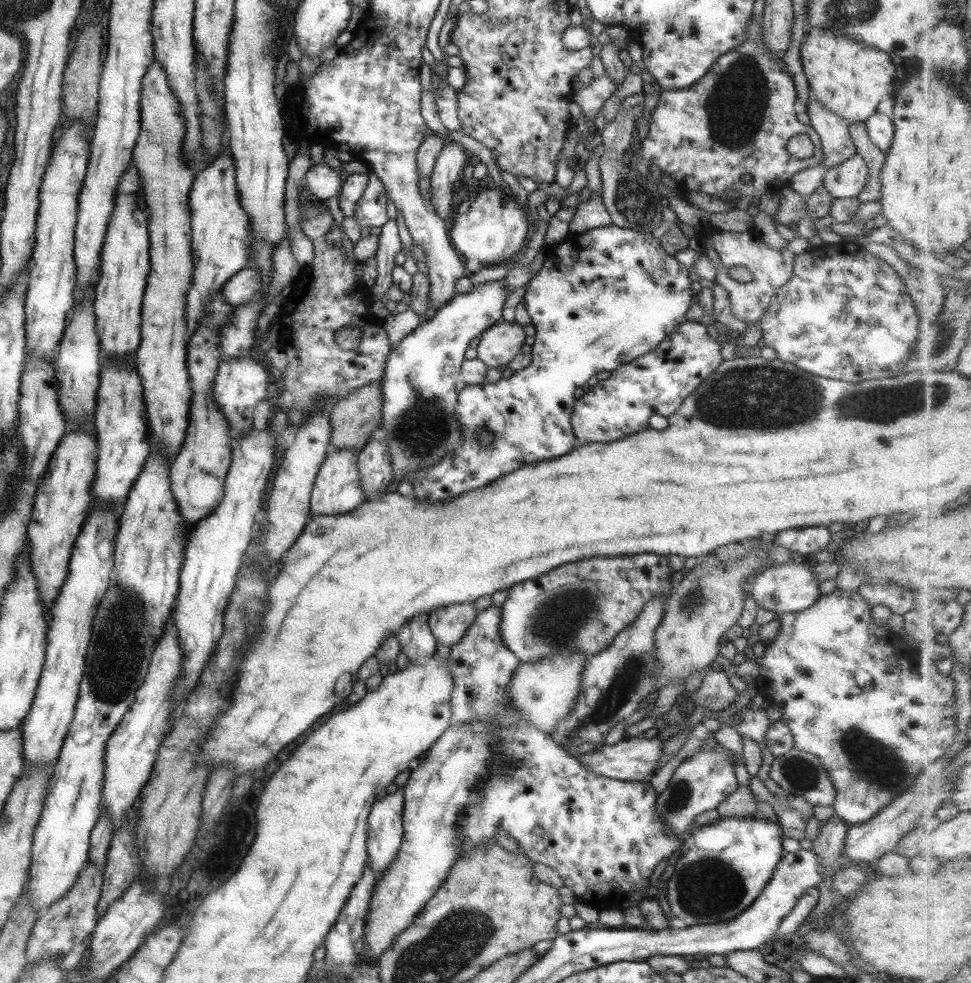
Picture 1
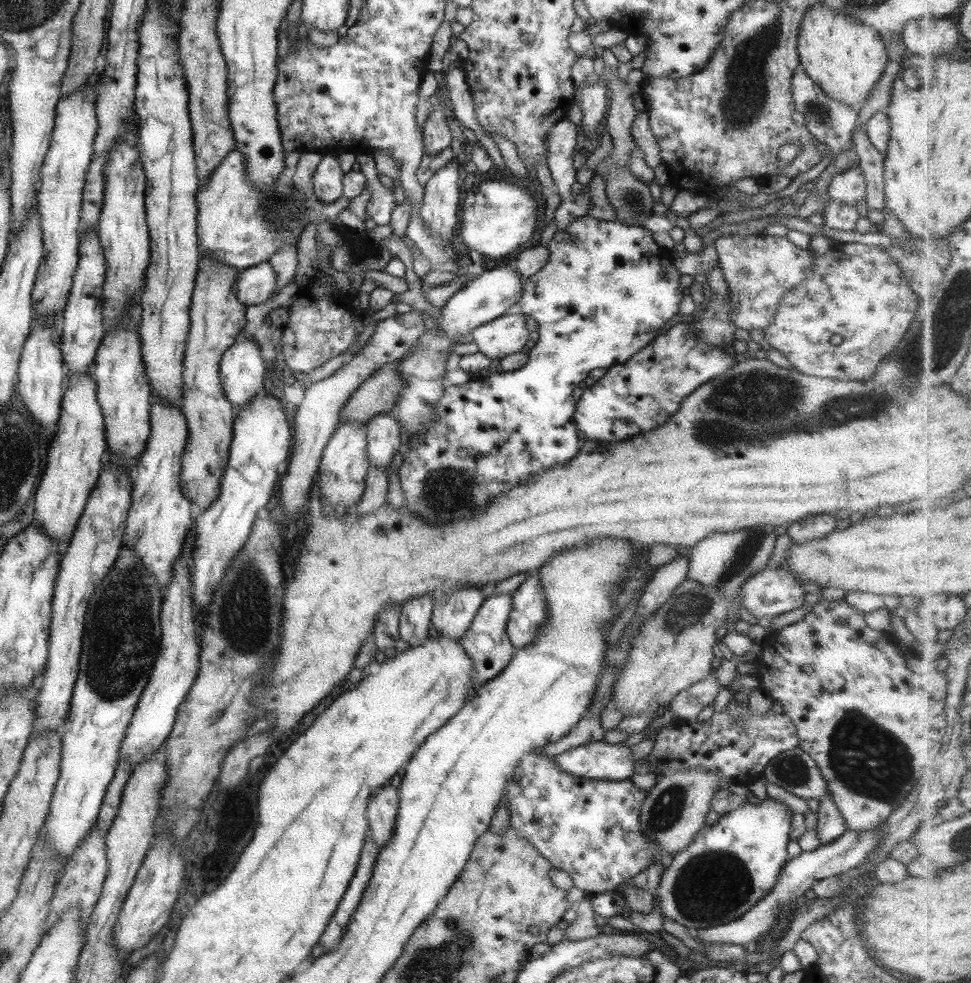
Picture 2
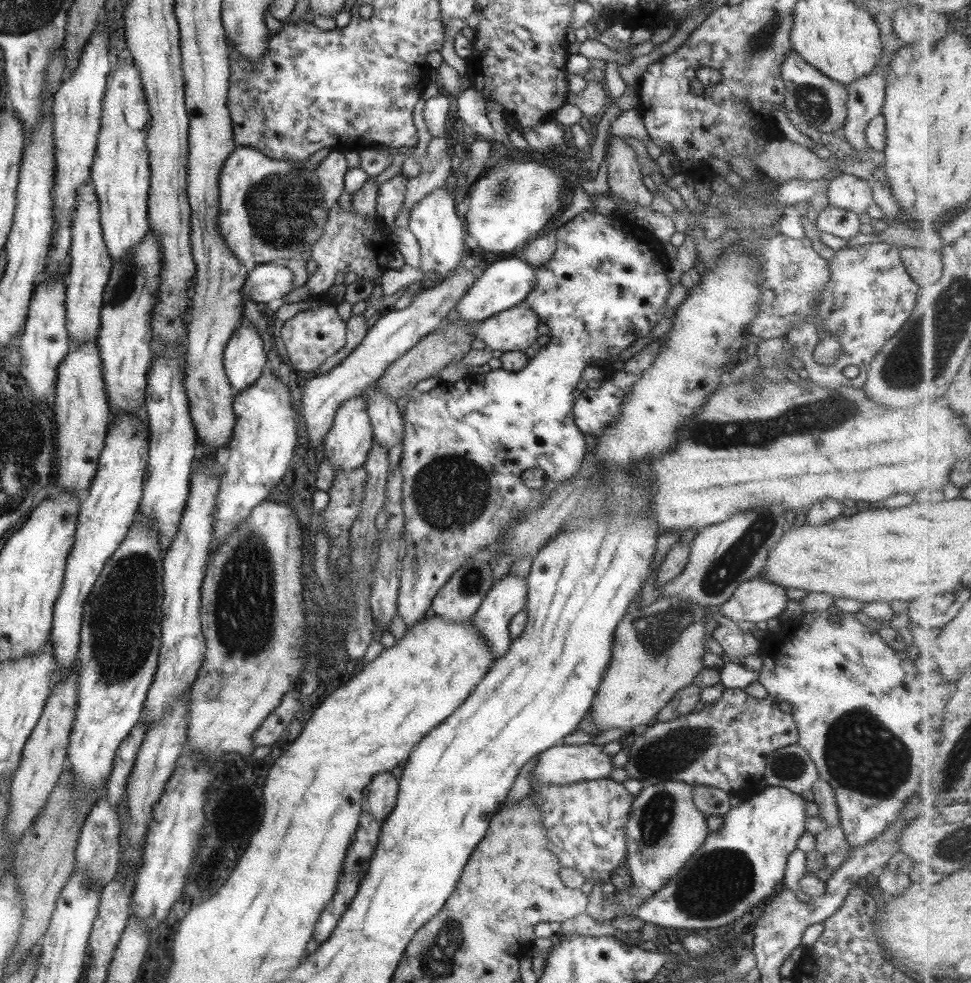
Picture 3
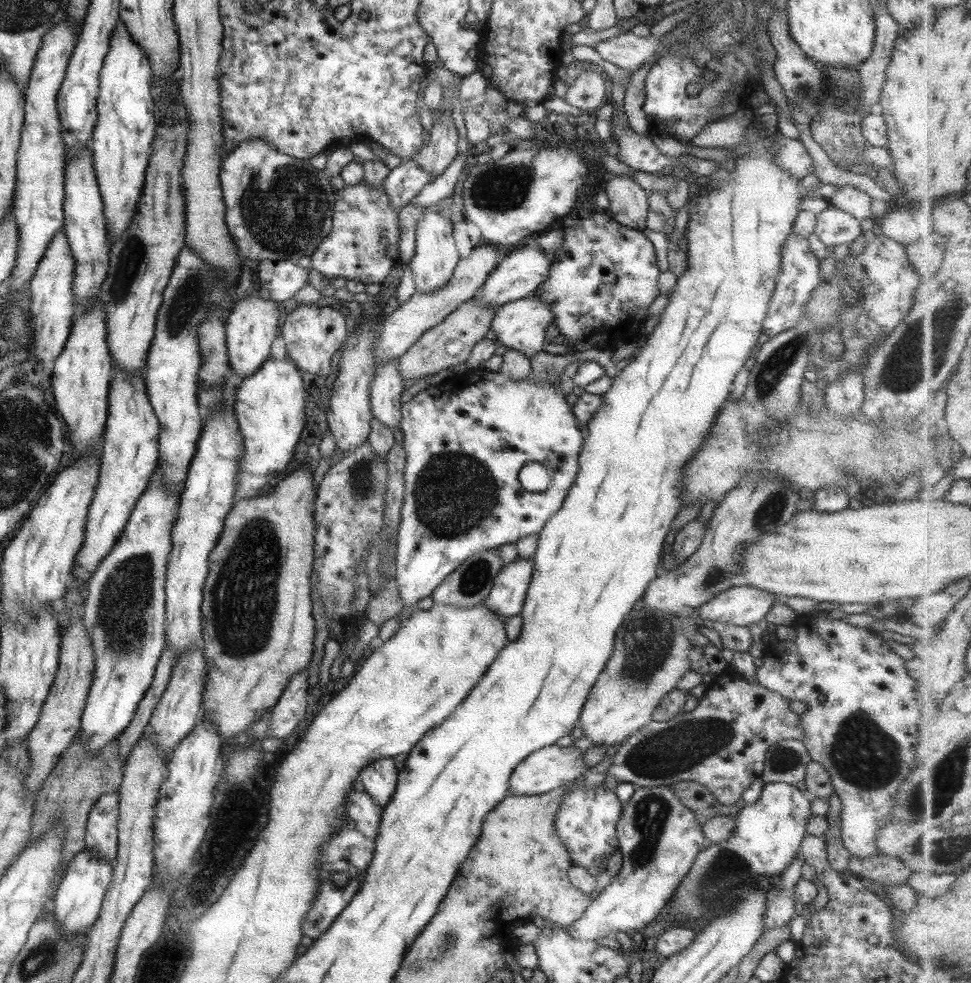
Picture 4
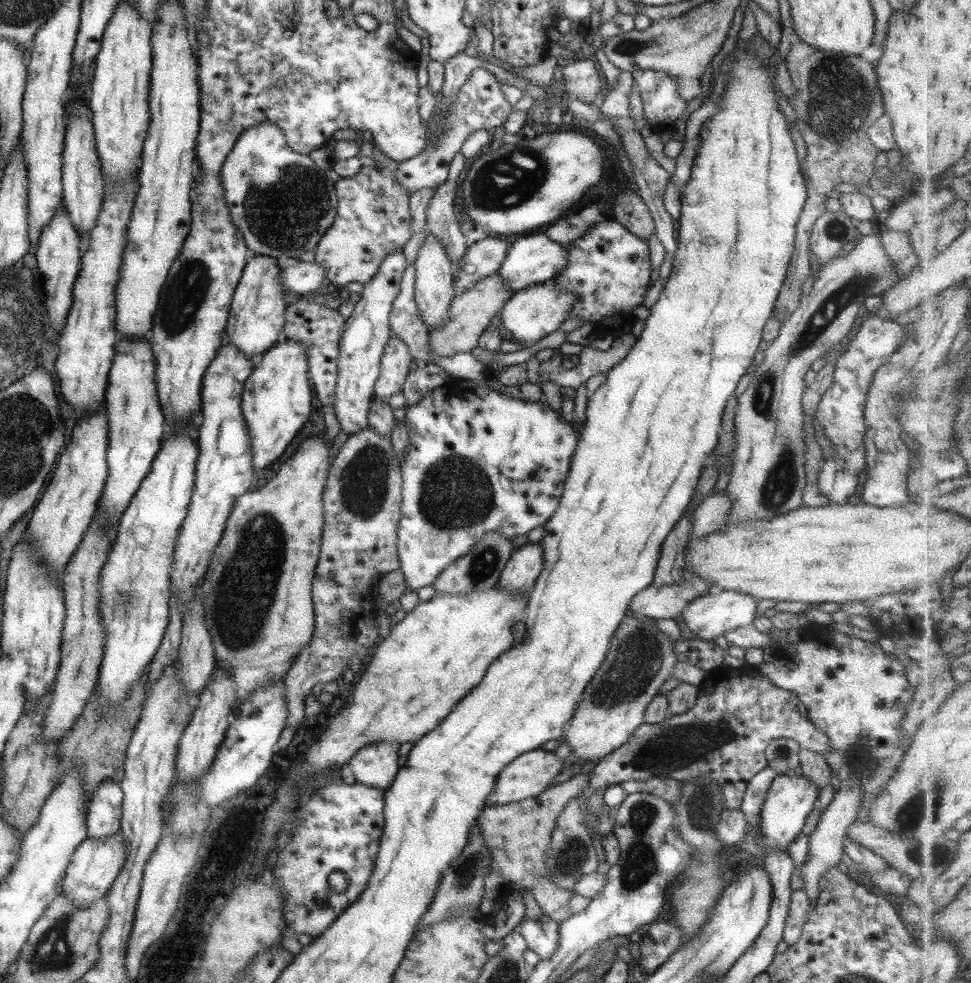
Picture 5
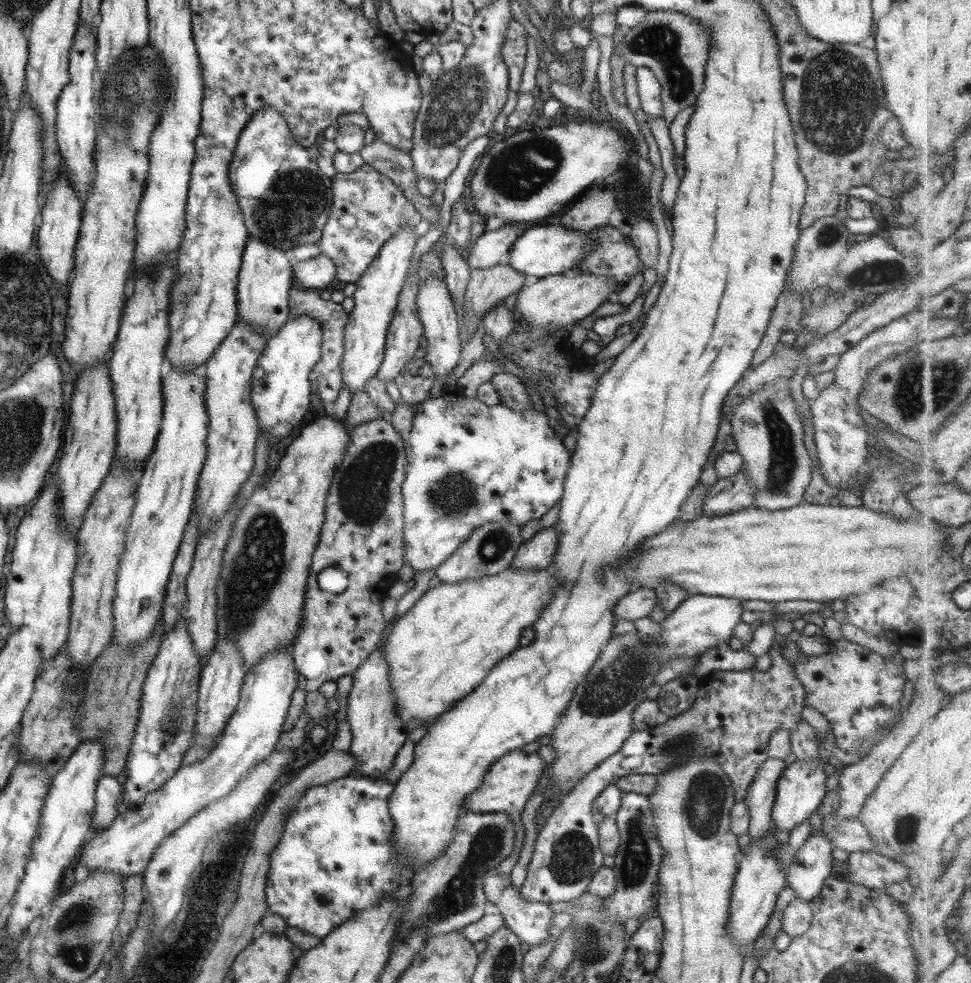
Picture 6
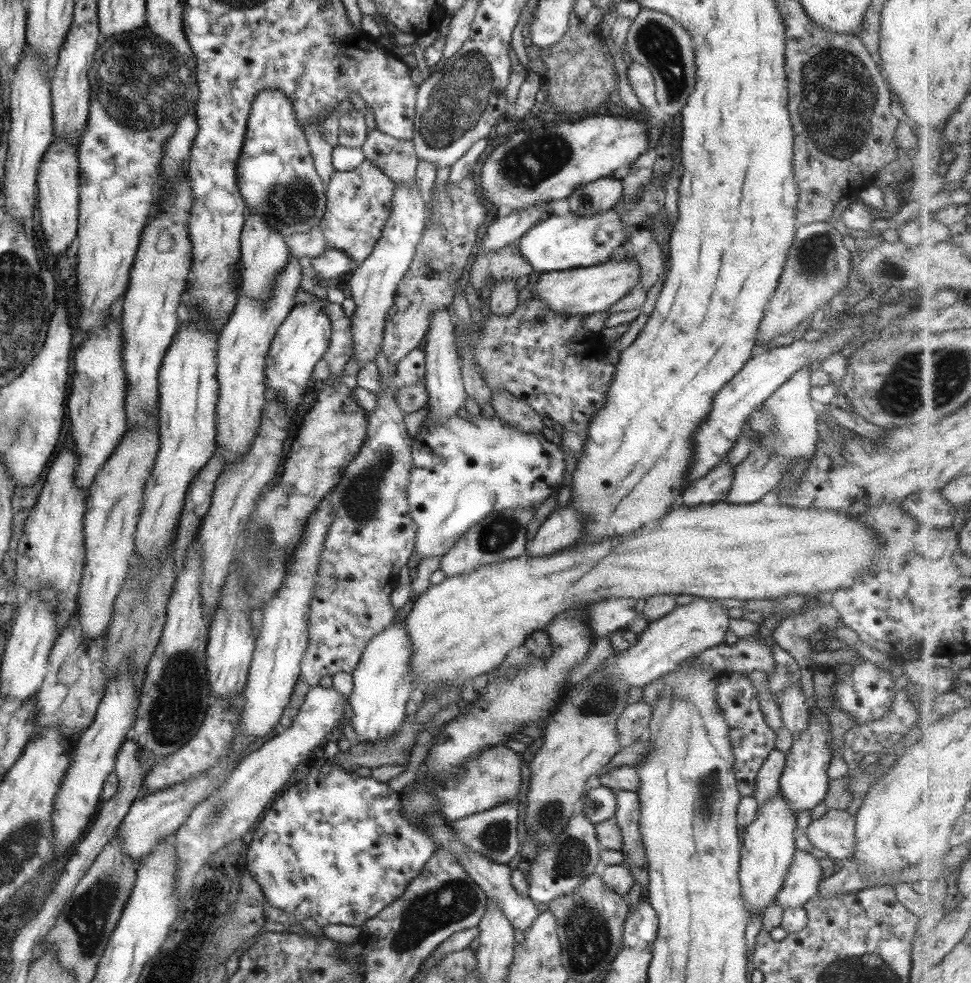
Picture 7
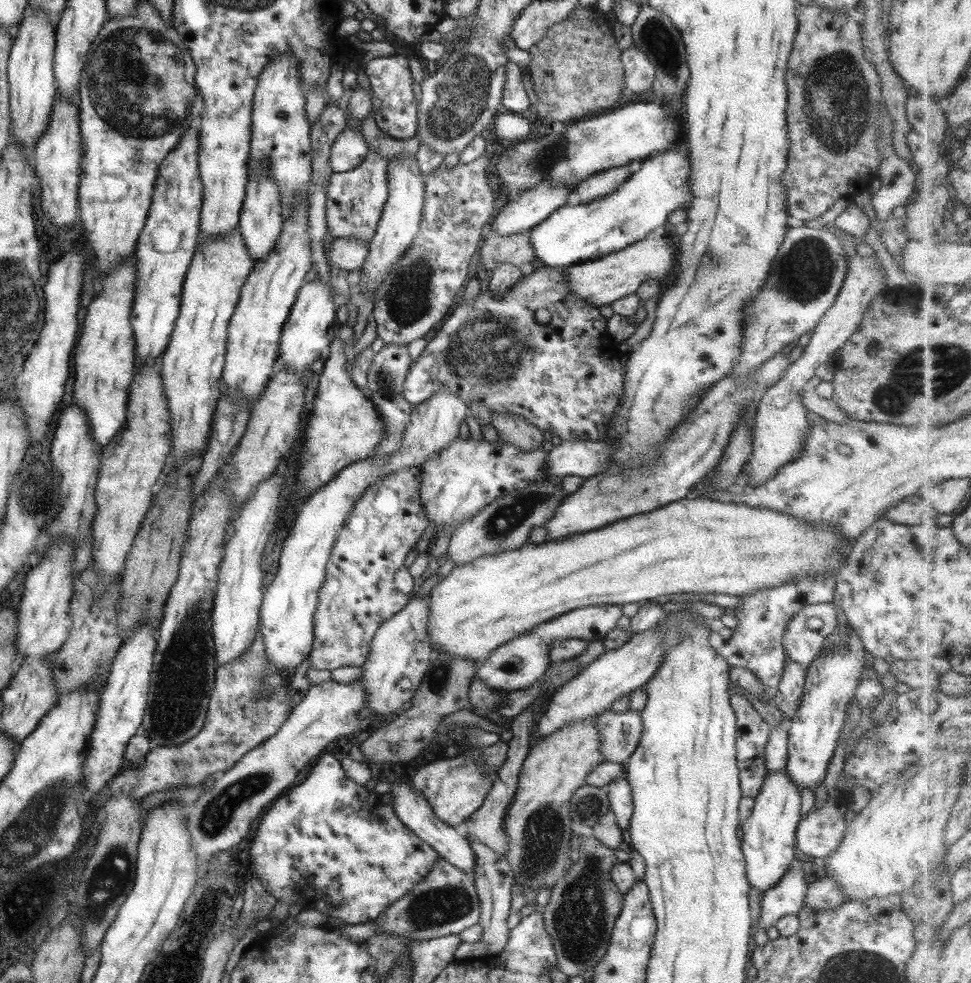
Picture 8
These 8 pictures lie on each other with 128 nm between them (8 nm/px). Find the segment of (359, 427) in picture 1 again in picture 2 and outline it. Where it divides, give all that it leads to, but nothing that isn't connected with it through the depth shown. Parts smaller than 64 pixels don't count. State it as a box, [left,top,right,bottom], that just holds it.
[339,361,401,425]

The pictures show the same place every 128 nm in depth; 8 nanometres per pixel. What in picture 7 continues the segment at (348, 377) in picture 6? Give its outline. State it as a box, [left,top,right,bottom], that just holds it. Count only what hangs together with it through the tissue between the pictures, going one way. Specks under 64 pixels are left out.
[348,184,425,369]

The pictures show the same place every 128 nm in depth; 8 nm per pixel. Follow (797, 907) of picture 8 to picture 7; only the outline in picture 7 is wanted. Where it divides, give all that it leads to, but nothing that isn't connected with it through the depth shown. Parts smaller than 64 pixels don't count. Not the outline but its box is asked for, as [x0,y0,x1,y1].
[773,849,821,910]

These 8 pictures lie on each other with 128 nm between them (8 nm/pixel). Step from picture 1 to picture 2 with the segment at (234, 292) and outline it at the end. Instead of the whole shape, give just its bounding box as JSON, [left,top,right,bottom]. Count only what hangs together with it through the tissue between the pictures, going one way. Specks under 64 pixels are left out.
[235,261,277,307]

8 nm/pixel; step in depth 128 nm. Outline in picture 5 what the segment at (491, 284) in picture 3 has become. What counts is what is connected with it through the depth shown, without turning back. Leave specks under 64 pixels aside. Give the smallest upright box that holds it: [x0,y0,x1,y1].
[497,232,567,293]

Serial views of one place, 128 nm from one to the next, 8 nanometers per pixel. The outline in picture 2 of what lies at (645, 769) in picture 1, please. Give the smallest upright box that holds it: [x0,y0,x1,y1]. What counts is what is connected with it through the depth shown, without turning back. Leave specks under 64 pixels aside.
[551,741,635,780]

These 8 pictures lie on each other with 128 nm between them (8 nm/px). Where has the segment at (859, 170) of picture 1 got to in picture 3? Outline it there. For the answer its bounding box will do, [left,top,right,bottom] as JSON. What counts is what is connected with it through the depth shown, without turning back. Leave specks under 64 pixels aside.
[826,173,873,215]

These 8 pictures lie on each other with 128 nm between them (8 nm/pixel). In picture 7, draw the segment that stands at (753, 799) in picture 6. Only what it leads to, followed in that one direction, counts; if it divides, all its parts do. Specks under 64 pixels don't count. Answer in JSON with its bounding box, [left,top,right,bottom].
[753,748,785,804]

